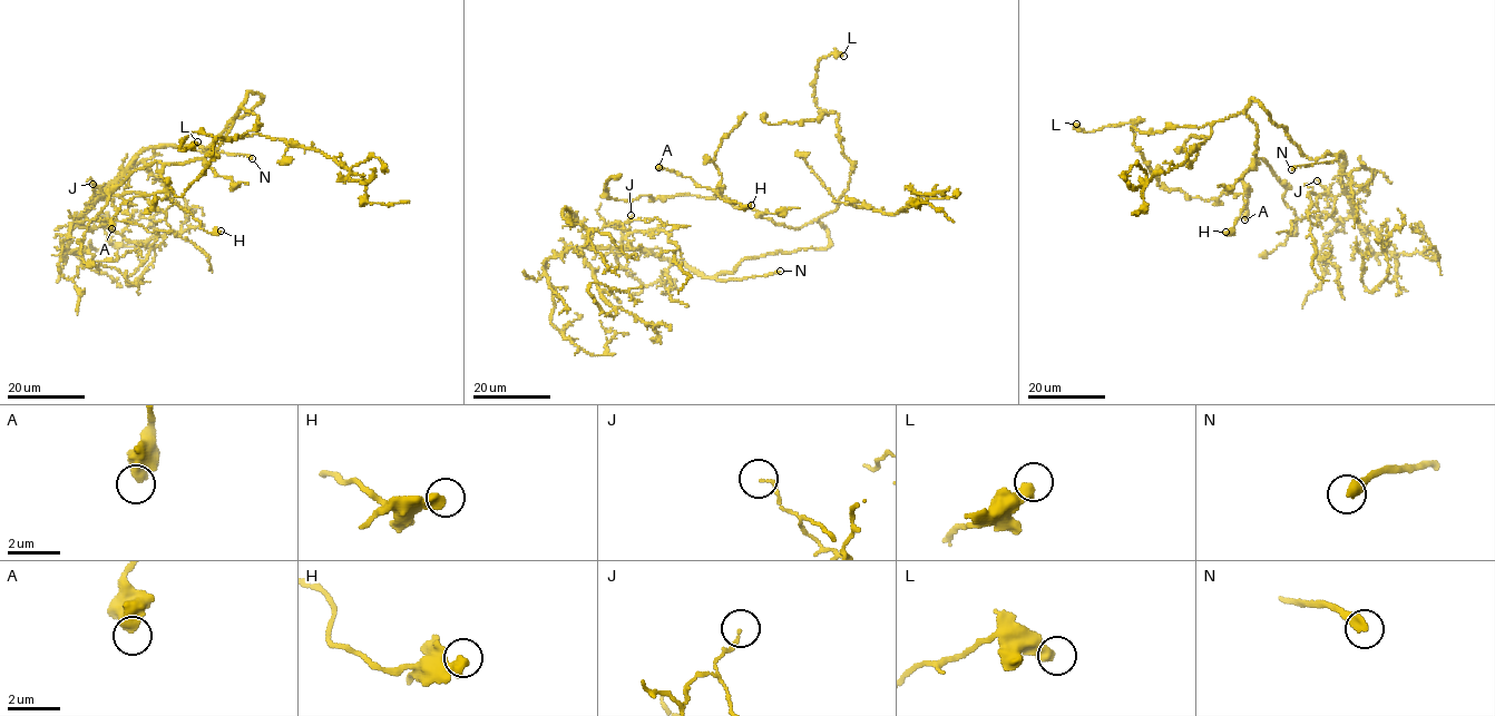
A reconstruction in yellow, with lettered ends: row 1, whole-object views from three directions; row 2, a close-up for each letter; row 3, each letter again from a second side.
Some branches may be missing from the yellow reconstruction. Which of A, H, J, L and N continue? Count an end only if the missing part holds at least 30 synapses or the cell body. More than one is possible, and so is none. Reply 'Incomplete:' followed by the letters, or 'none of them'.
Incomplete: N

